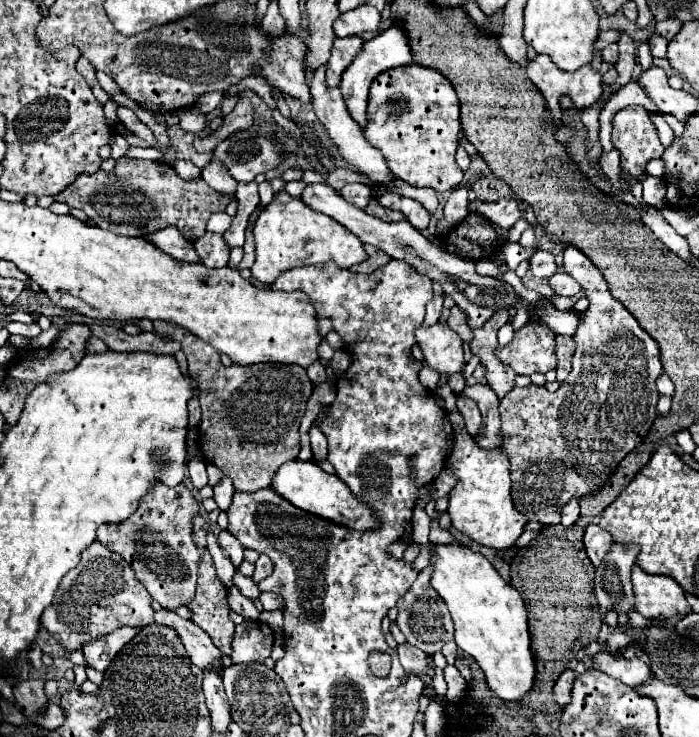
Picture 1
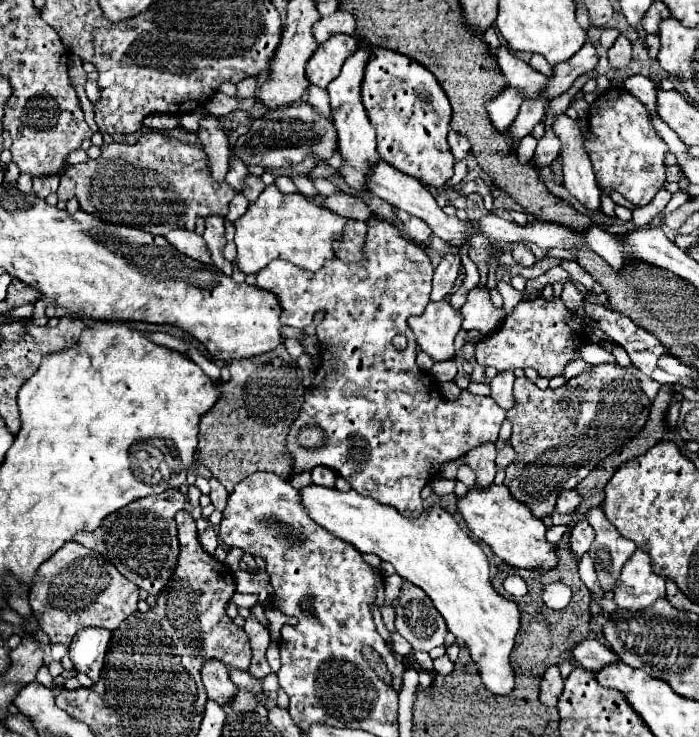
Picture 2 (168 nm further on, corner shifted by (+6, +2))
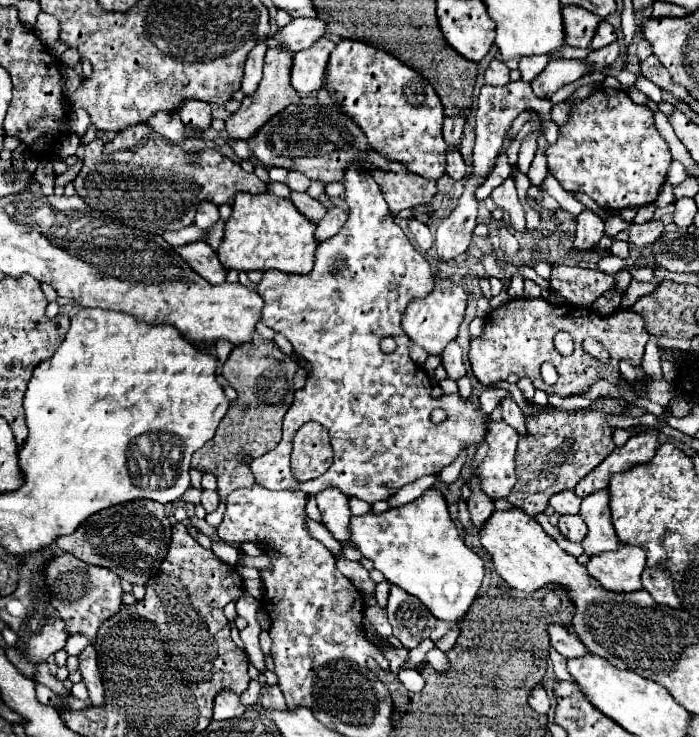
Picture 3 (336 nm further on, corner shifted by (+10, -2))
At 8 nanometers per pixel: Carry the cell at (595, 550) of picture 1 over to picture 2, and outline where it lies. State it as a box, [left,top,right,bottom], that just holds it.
[571,518,595,558]

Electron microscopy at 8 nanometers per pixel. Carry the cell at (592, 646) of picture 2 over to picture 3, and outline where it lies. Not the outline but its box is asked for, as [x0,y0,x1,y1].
[549,624,587,660]

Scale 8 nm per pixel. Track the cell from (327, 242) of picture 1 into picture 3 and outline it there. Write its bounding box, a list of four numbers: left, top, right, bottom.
[217,192,315,274]

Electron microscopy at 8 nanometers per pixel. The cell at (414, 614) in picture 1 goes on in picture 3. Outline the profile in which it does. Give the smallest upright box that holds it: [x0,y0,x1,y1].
[385,586,437,650]

